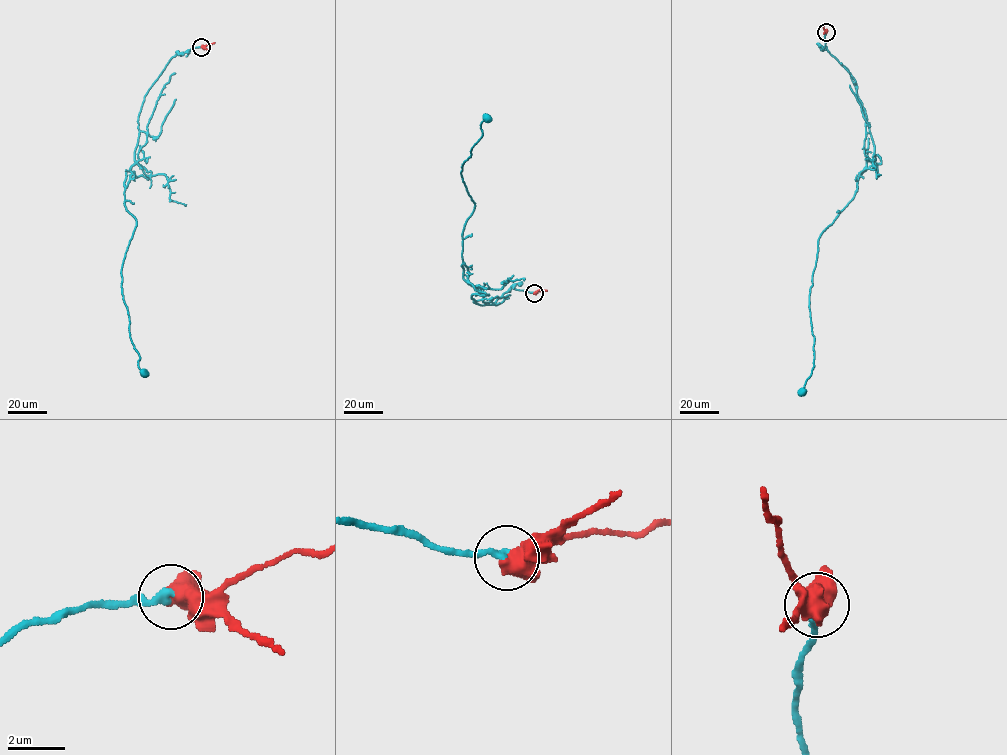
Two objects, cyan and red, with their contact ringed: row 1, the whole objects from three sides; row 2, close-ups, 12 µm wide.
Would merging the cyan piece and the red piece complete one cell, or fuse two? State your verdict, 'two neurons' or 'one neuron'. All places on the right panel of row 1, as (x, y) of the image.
one neuron

